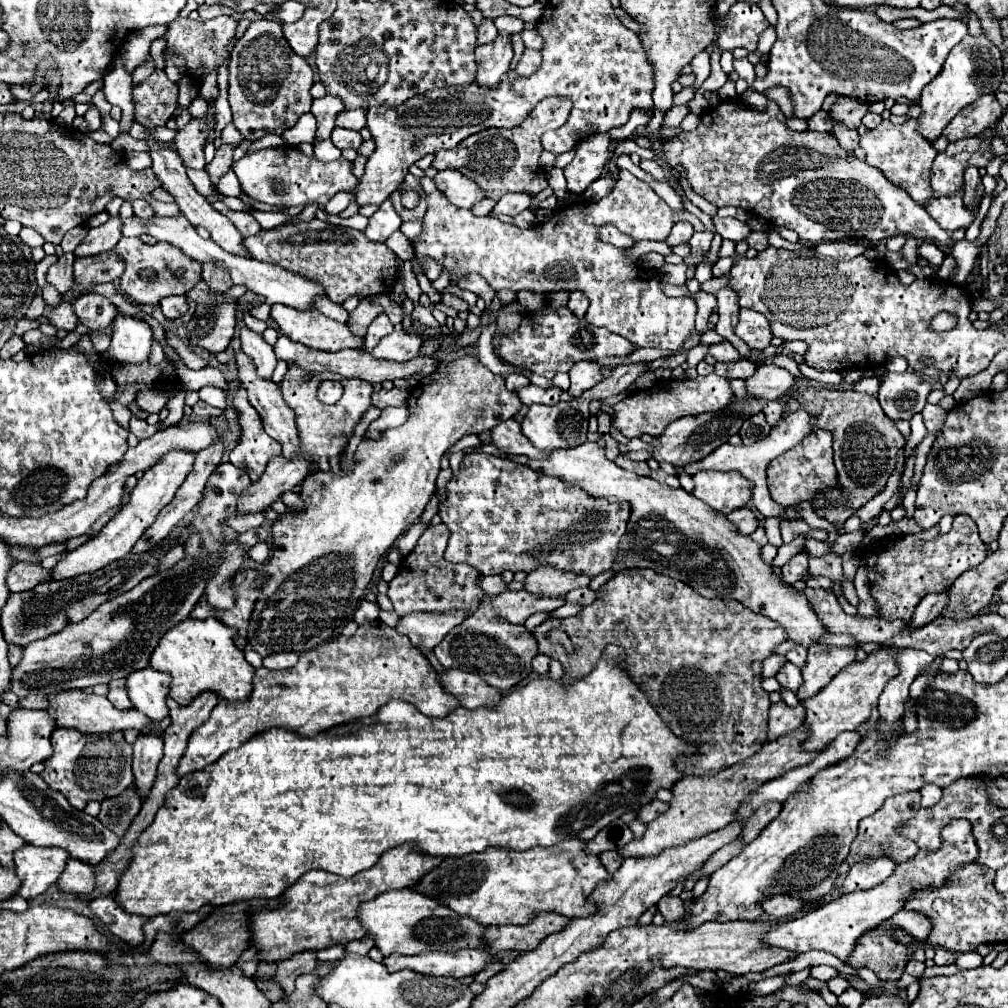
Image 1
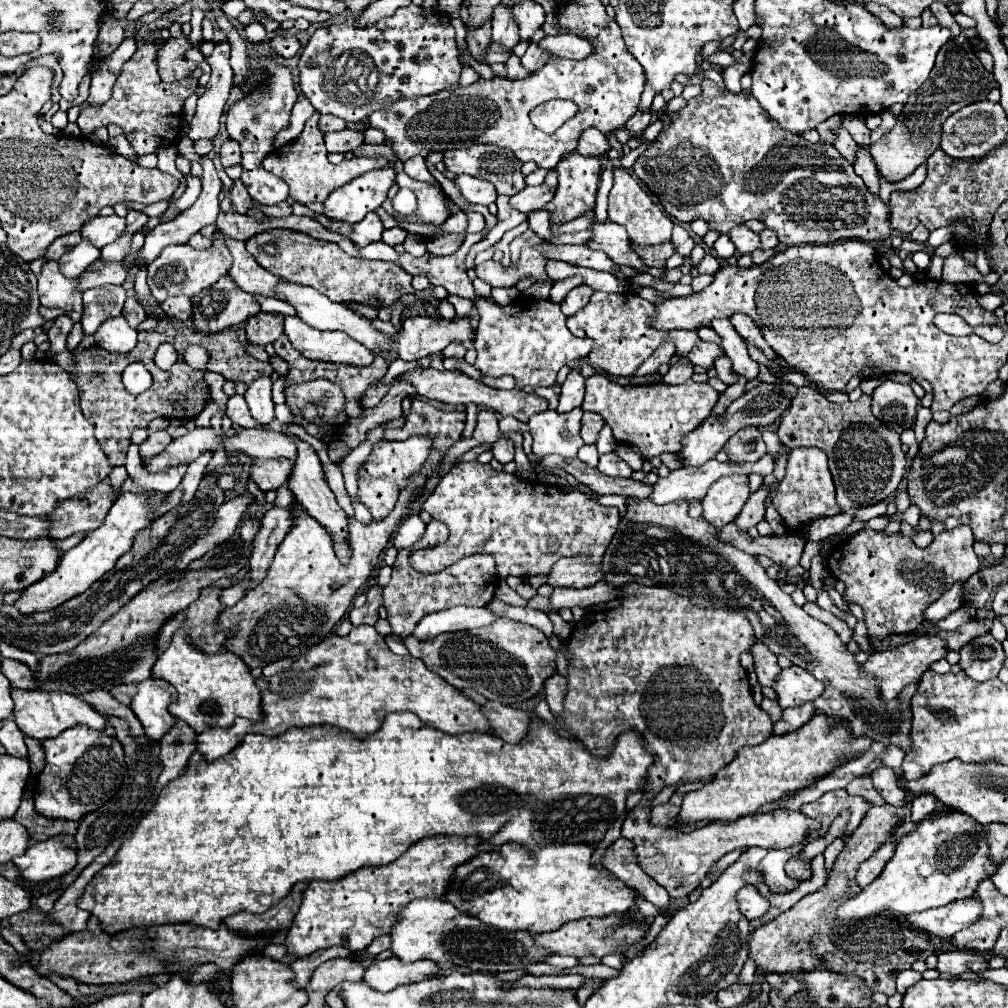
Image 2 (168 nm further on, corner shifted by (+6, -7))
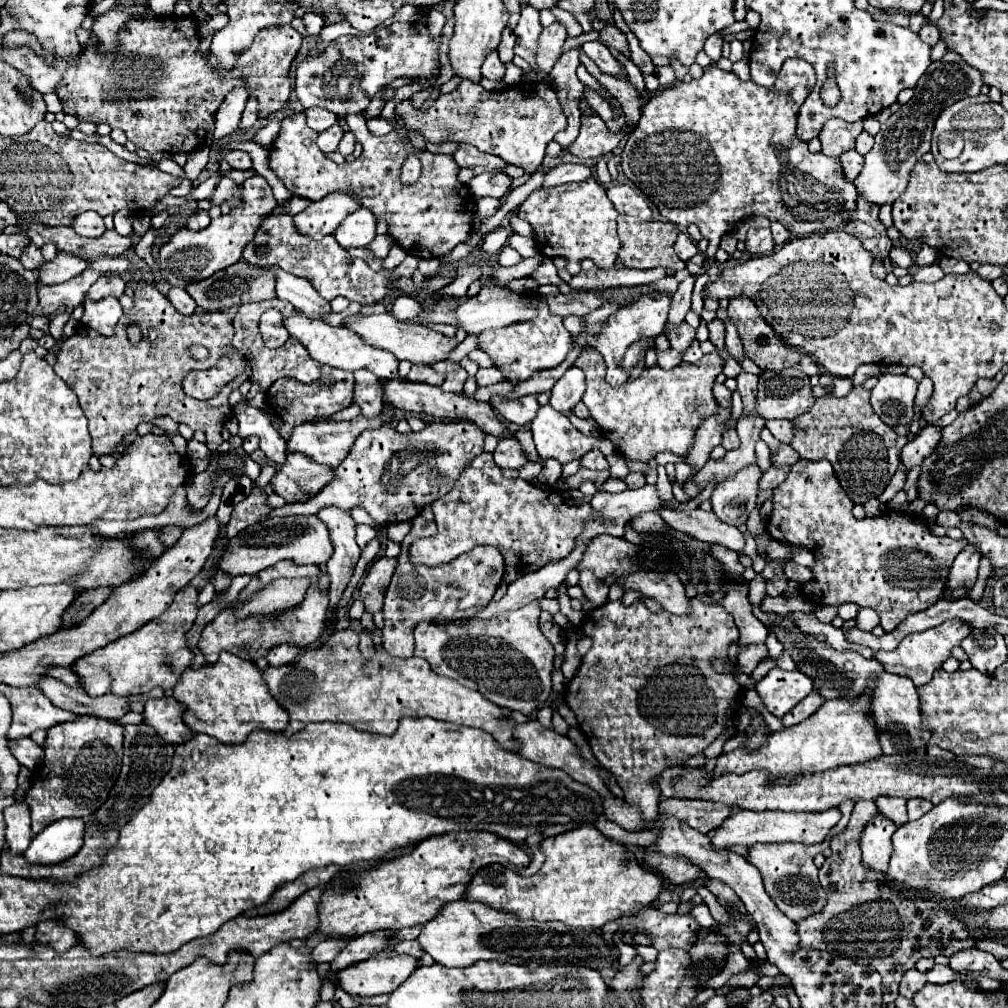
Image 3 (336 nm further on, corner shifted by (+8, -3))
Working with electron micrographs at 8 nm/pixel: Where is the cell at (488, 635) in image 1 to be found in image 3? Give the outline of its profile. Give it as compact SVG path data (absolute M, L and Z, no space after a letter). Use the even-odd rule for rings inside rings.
M531 601L529 605L507 611L505 615L495 615L491 619L473 619L473 621L451 621L449 625L435 623L419 623L417 625L417 647L415 655L423 657L437 675L459 681L465 687L473 687L481 691L489 701L509 707L513 711L521 711L523 715L531 715L541 709L551 695L551 671L553 671L553 645L539 629L541 605L539 601Z

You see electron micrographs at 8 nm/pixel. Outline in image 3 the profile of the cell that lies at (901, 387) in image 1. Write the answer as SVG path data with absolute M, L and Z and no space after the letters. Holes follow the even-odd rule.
M881 375L879 383L871 389L871 405L875 413L881 417L883 423L887 425L911 425L913 419L913 399L917 393L917 381L911 379L909 375Z

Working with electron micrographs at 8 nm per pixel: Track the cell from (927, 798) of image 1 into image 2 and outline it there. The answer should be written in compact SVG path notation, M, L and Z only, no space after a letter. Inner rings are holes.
M917 795L915 801L911 803L911 813L913 813L911 817L913 817L913 821L919 823L919 821L923 821L927 815L931 815L933 809L935 809L935 803L937 803L935 795Z

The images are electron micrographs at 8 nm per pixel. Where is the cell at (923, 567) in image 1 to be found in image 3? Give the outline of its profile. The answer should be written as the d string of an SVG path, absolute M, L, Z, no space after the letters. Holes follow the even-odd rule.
M803 459L795 463L789 471L789 477L777 489L773 489L771 501L773 511L767 521L767 533L775 541L793 547L807 547L815 557L815 563L809 567L813 577L811 581L801 585L801 593L817 605L839 607L843 603L855 603L859 607L871 607L881 617L881 627L885 629L885 633L893 631L909 613L925 611L929 609L929 605L941 599L951 563L967 545L965 539L955 541L949 537L937 537L923 521L907 517L899 511L885 511L877 517L867 517L861 521L855 519L851 513L853 501L841 489L829 461Z

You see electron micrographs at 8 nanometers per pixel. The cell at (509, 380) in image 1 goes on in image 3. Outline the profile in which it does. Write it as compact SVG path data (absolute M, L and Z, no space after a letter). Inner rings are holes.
M491 367L491 369L479 369L477 375L475 375L475 381L477 381L477 387L483 387L483 385L493 385L493 383L499 383L503 381L503 375L497 367Z

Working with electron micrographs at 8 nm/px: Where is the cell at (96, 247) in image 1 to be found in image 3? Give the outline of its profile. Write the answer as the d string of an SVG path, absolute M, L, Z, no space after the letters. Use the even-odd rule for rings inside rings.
M63 251L57 253L57 257L53 261L49 261L49 265L43 265L41 271L37 271L37 281L39 285L53 285L53 283L65 283L73 277L77 277L79 273L83 273L87 269L87 261L83 261L81 257L75 255L67 255Z

